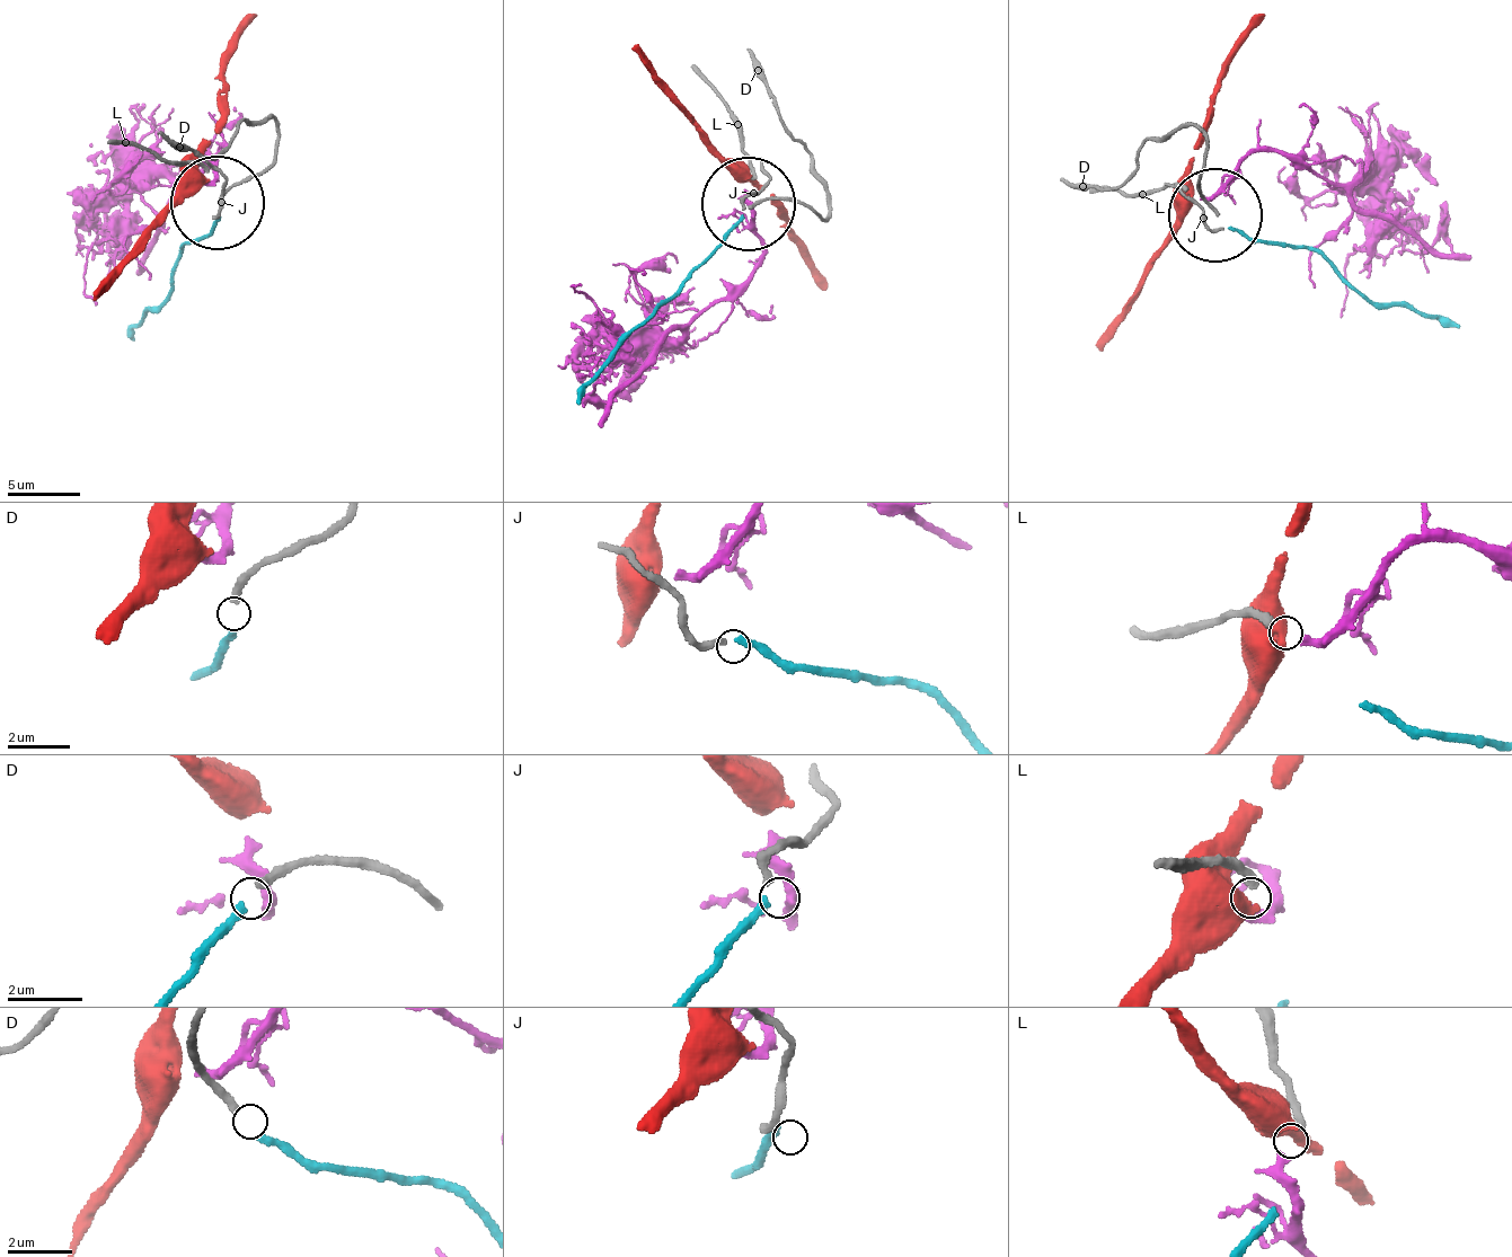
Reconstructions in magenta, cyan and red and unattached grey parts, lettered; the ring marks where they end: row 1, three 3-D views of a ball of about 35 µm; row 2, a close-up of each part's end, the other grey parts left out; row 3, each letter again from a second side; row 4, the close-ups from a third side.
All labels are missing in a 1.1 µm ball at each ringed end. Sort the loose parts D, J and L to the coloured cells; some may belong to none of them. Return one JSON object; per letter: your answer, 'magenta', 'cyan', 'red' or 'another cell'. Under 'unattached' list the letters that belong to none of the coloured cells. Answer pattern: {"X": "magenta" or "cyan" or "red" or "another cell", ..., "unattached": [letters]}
{"D": "cyan", "J": "another cell", "L": "magenta", "unattached": ["J"]}

